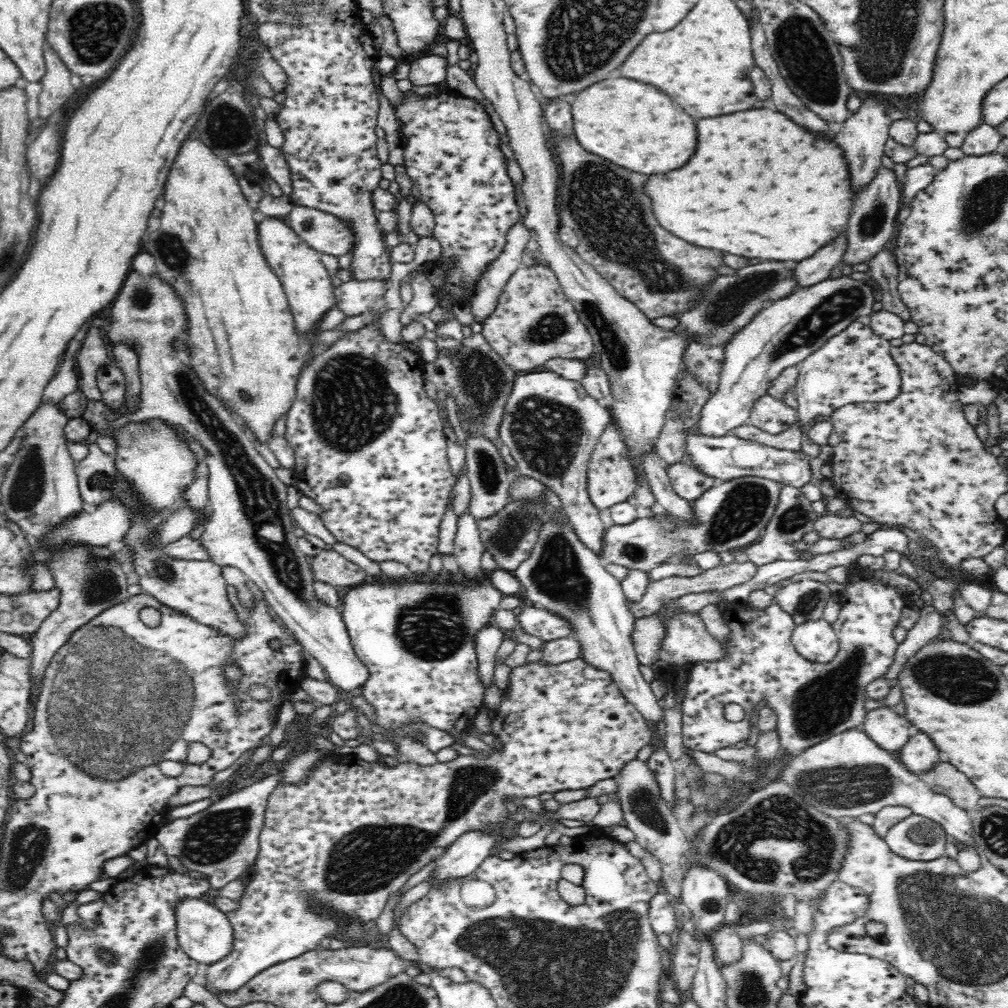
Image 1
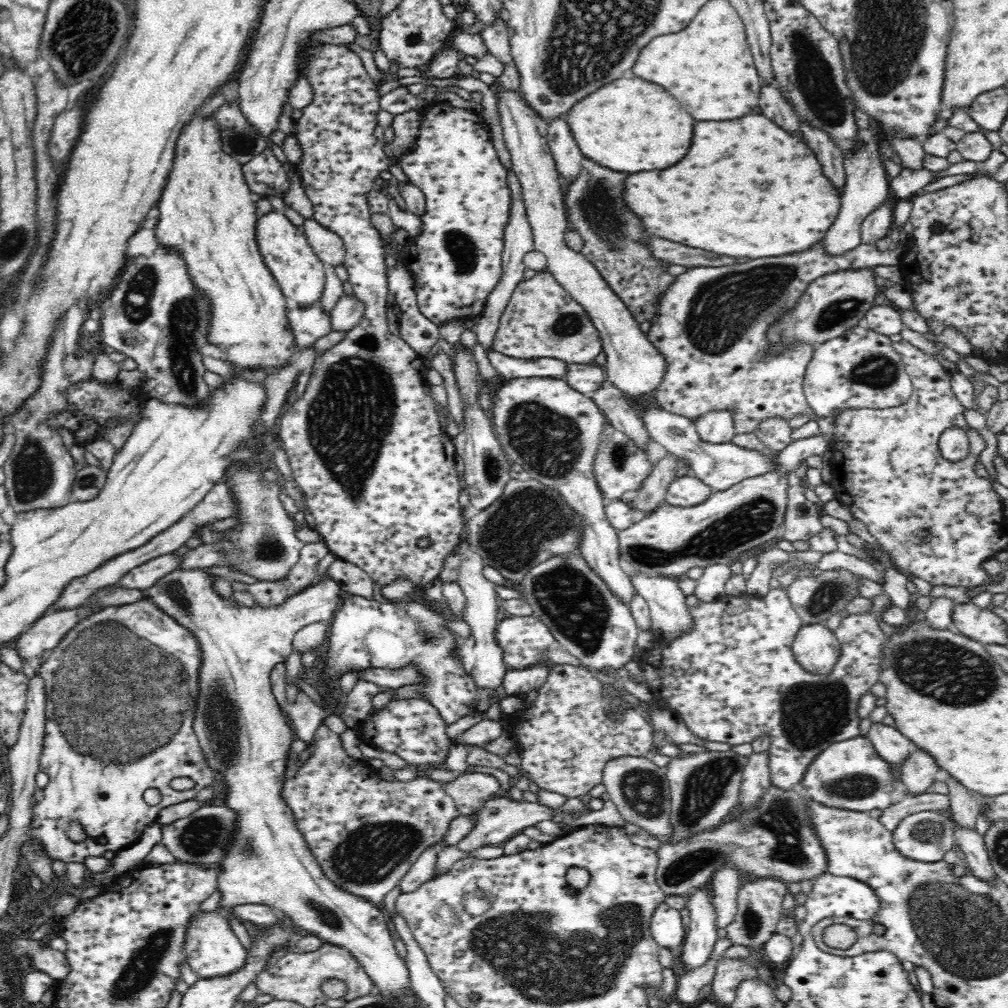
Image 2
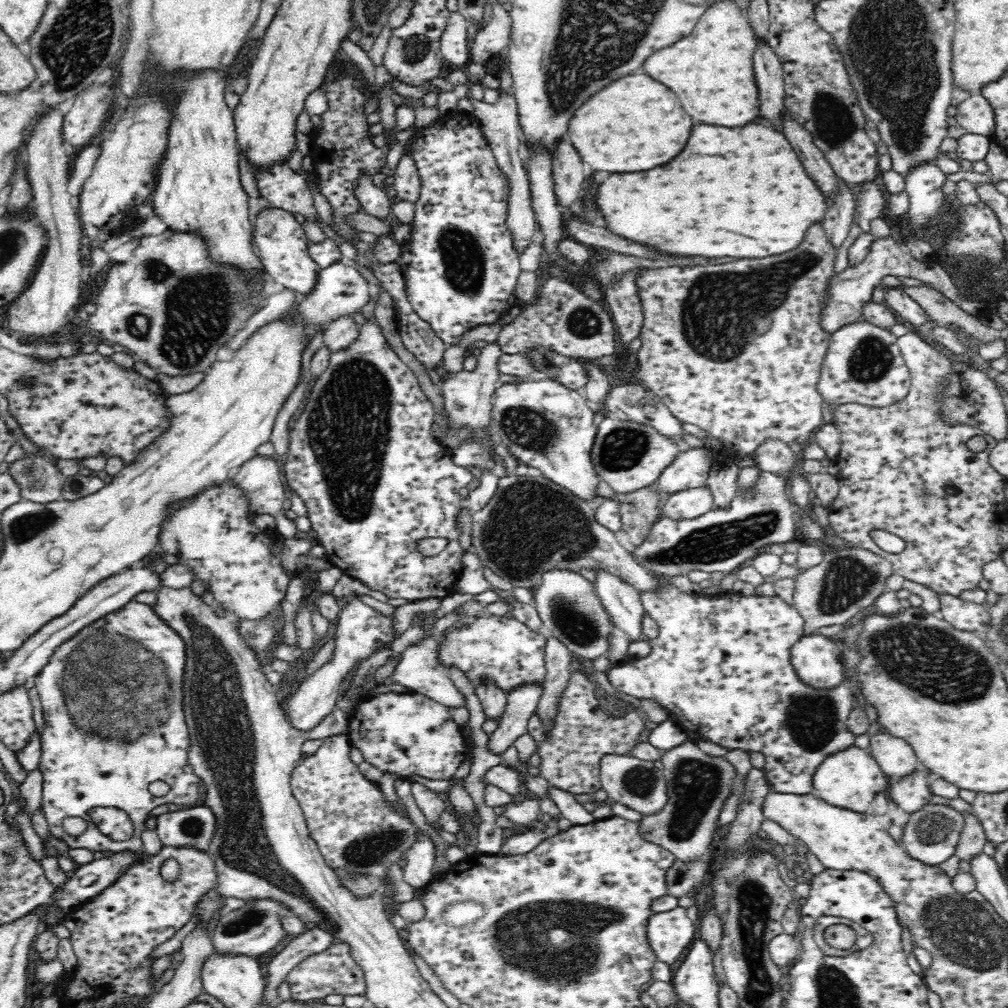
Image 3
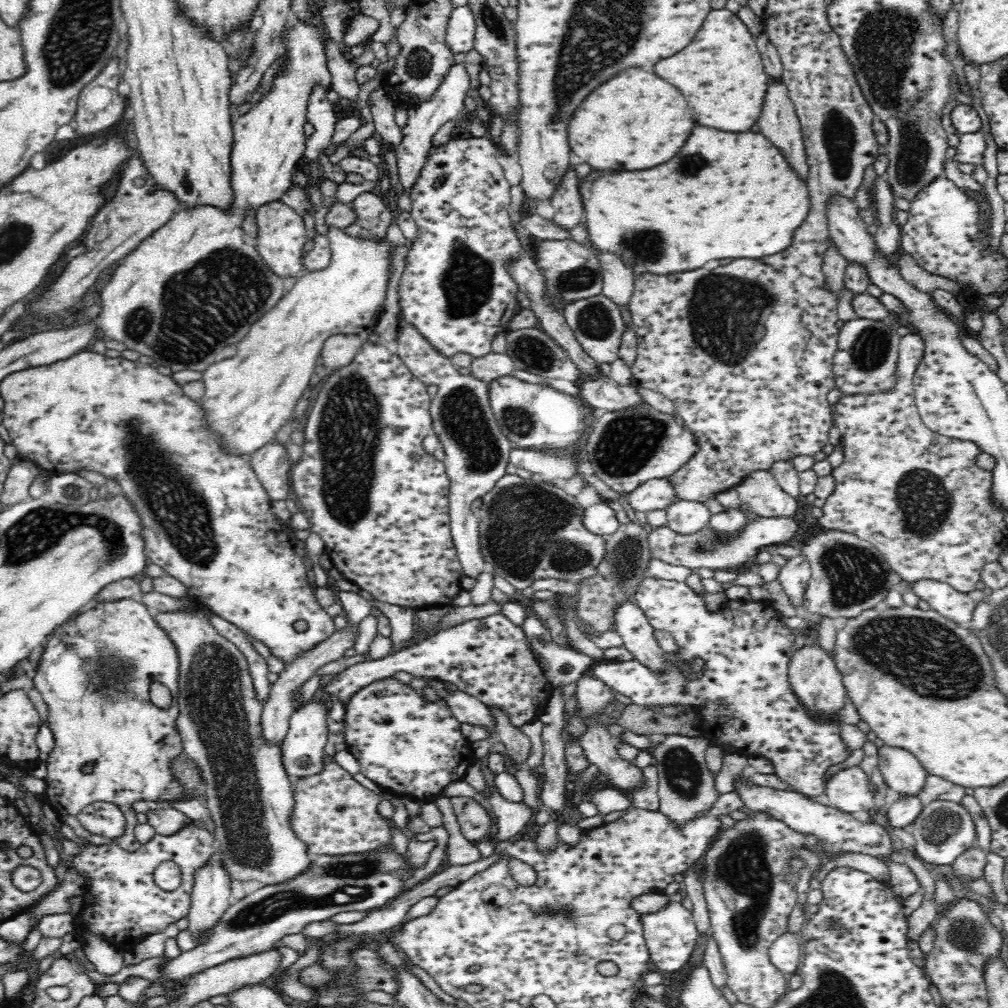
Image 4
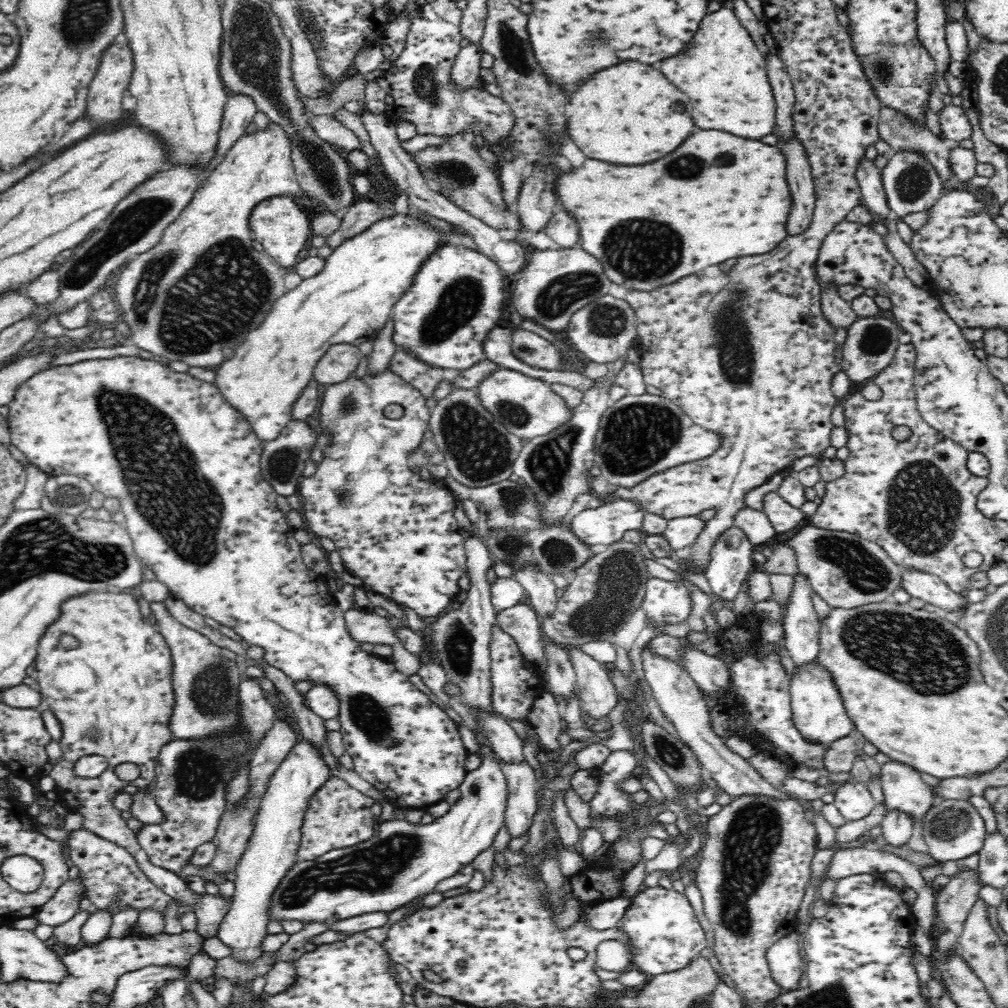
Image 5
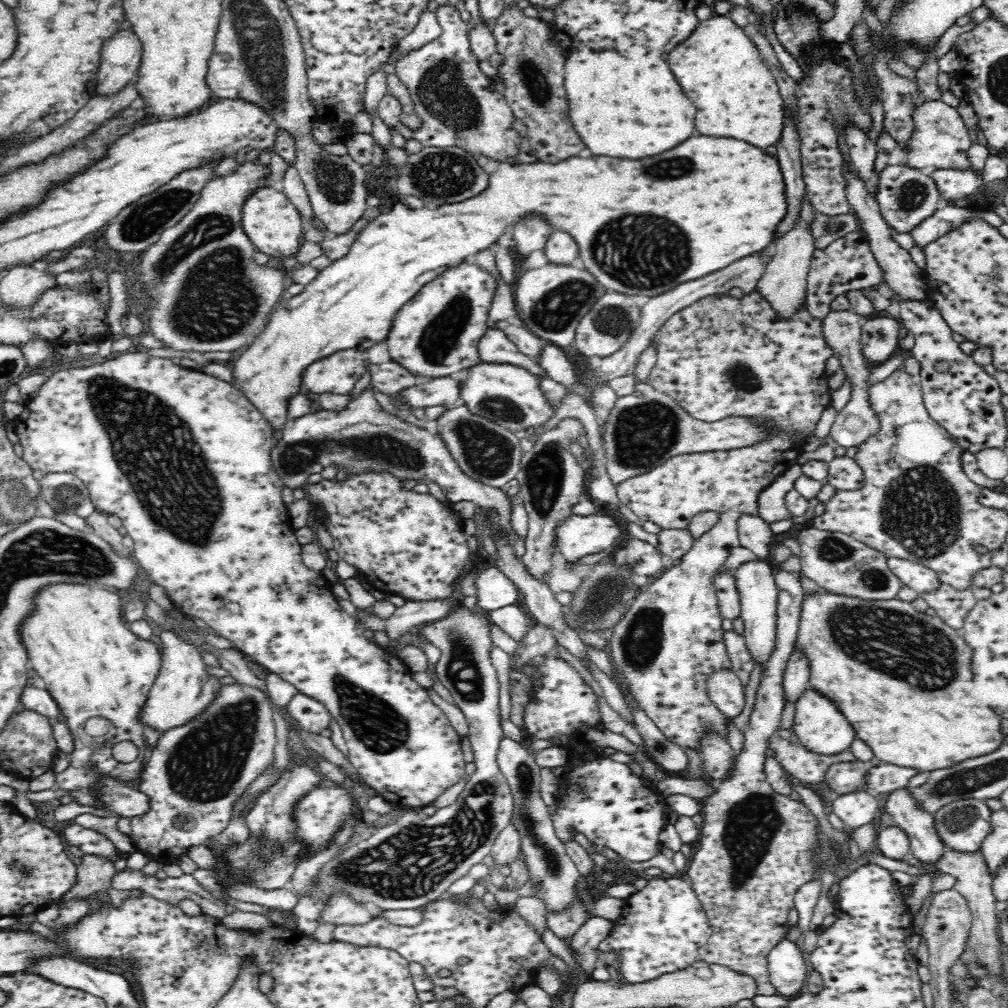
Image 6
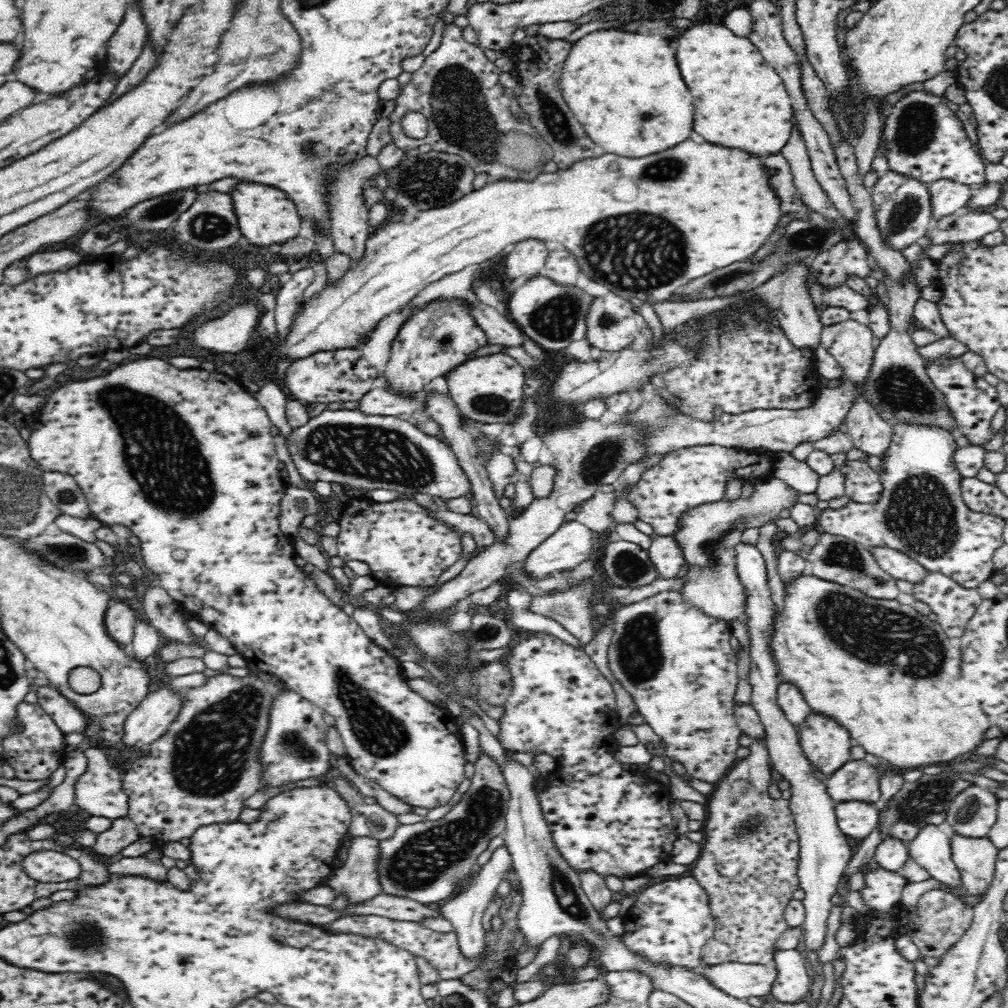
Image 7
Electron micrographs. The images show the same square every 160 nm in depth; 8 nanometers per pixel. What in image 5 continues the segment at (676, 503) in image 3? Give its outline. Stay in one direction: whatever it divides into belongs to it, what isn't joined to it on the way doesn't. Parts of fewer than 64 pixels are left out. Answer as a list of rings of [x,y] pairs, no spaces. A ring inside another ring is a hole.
[[[686,515],[668,519],[663,535],[670,541],[673,550],[684,553],[684,549],[695,544],[706,523],[706,520],[702,520],[698,515]]]

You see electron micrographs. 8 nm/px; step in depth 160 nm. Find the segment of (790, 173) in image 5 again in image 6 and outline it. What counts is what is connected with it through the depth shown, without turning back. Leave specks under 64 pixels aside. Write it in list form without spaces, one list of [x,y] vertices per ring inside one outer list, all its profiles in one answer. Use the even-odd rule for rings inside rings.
[[[802,195],[798,205],[798,214],[793,227],[776,240],[774,256],[770,260],[762,278],[757,284],[759,292],[771,303],[771,306],[783,317],[792,316],[800,305],[806,303],[807,276],[810,270],[810,259],[816,245],[812,235],[812,224],[819,211],[812,204],[808,195]]]

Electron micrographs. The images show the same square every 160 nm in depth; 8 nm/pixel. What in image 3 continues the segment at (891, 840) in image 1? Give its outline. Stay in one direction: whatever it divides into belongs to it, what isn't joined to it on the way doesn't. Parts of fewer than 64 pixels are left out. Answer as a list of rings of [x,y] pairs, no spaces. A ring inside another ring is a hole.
[[[928,803],[920,811],[912,812],[899,843],[912,859],[927,865],[938,865],[955,854],[962,826],[964,821],[960,812],[942,804]]]

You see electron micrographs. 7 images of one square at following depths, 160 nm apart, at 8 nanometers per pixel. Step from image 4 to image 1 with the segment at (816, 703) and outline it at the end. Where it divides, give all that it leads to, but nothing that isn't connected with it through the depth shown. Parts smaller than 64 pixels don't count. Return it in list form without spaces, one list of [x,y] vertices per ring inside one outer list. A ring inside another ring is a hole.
[[[823,618],[797,624],[791,629],[790,637],[796,650],[812,662],[828,662],[839,649],[839,638],[832,625]]]

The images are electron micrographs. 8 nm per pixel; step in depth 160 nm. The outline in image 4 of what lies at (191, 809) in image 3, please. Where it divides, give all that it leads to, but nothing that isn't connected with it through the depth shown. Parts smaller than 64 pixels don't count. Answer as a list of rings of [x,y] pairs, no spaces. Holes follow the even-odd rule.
[[[161,806],[160,809],[148,811],[146,813],[148,822],[155,828],[157,834],[162,836],[174,836],[184,828],[197,826],[197,828],[206,828],[204,820],[194,820],[188,818],[184,812],[174,810],[170,806]]]

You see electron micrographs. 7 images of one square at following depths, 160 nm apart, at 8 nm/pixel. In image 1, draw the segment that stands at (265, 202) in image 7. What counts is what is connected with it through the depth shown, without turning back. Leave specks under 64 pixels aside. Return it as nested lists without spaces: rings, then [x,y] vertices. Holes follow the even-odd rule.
[[[266,217],[258,225],[259,245],[268,265],[279,277],[293,314],[295,328],[302,340],[306,340],[310,352],[316,348],[324,316],[337,309],[335,287],[332,286],[329,270],[322,264],[321,253],[310,247],[279,217]]]

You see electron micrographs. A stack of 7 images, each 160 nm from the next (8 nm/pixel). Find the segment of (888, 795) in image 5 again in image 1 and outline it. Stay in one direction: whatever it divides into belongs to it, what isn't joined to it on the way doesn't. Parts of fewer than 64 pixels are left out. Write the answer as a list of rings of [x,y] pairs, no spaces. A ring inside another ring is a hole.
[[[882,706],[866,712],[861,729],[881,748],[897,751],[908,740],[910,725],[906,716],[902,717],[894,712],[894,707]]]

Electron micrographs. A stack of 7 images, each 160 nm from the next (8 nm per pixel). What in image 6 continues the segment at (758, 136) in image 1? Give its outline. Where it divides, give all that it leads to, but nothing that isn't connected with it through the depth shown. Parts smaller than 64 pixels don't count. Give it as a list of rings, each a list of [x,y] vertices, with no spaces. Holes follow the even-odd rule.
[[[700,134],[700,136],[690,136],[688,140],[684,140],[684,144],[676,146],[670,152],[664,152],[660,156],[652,156],[652,158],[646,158],[646,160],[612,160],[612,158],[606,158],[606,156],[583,158],[576,155],[556,164],[540,161],[536,163],[517,163],[514,160],[510,162],[502,161],[498,164],[497,170],[490,174],[488,190],[484,190],[476,198],[456,202],[456,204],[444,204],[435,209],[427,207],[414,209],[406,206],[404,202],[396,203],[390,212],[381,213],[377,218],[371,220],[349,246],[348,252],[340,258],[332,260],[332,264],[326,266],[324,270],[320,270],[312,282],[303,286],[304,290],[300,294],[296,294],[296,296],[286,294],[276,304],[276,307],[272,308],[263,332],[260,332],[260,335],[252,340],[248,350],[244,354],[240,354],[238,360],[234,362],[234,366],[232,366],[233,385],[244,395],[244,399],[248,400],[248,403],[264,417],[265,422],[270,424],[269,429],[271,434],[274,434],[272,437],[273,444],[277,442],[276,432],[280,432],[289,419],[289,401],[300,392],[303,385],[302,374],[304,372],[302,370],[306,370],[315,360],[326,358],[336,351],[346,350],[347,348],[366,351],[367,348],[380,341],[384,342],[391,330],[394,315],[420,291],[420,288],[424,287],[424,284],[432,282],[446,268],[458,264],[462,259],[488,249],[500,236],[505,234],[508,225],[514,224],[520,216],[534,211],[542,213],[553,228],[564,229],[576,238],[575,241],[578,242],[579,248],[578,262],[582,262],[584,267],[593,276],[596,276],[596,279],[604,287],[624,295],[654,297],[673,290],[678,284],[697,280],[700,276],[707,276],[714,270],[724,268],[726,264],[738,260],[738,258],[744,258],[744,256],[754,254],[754,252],[762,252],[764,248],[774,244],[778,224],[788,214],[788,194],[786,194],[786,182],[784,182],[777,157],[774,158],[774,156],[766,154],[762,148],[748,144],[744,140],[734,140],[734,138],[724,138],[724,136],[716,138],[716,136],[702,136]]]

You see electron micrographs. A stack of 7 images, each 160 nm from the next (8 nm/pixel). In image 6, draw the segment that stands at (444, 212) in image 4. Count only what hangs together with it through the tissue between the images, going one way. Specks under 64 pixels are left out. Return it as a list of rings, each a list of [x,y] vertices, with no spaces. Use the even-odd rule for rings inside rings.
[[[467,258],[446,268],[435,280],[424,287],[394,315],[391,330],[385,339],[391,360],[396,361],[411,373],[430,378],[461,375],[468,368],[481,363],[480,338],[490,328],[489,312],[498,291],[498,282],[488,270],[470,264]]]

